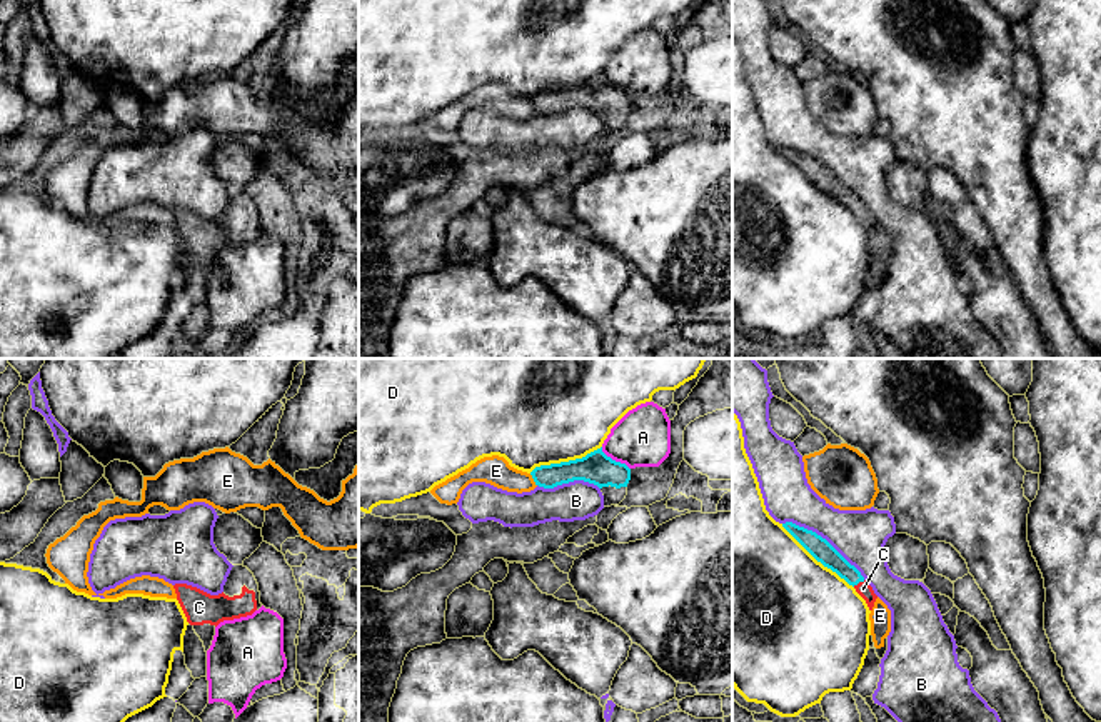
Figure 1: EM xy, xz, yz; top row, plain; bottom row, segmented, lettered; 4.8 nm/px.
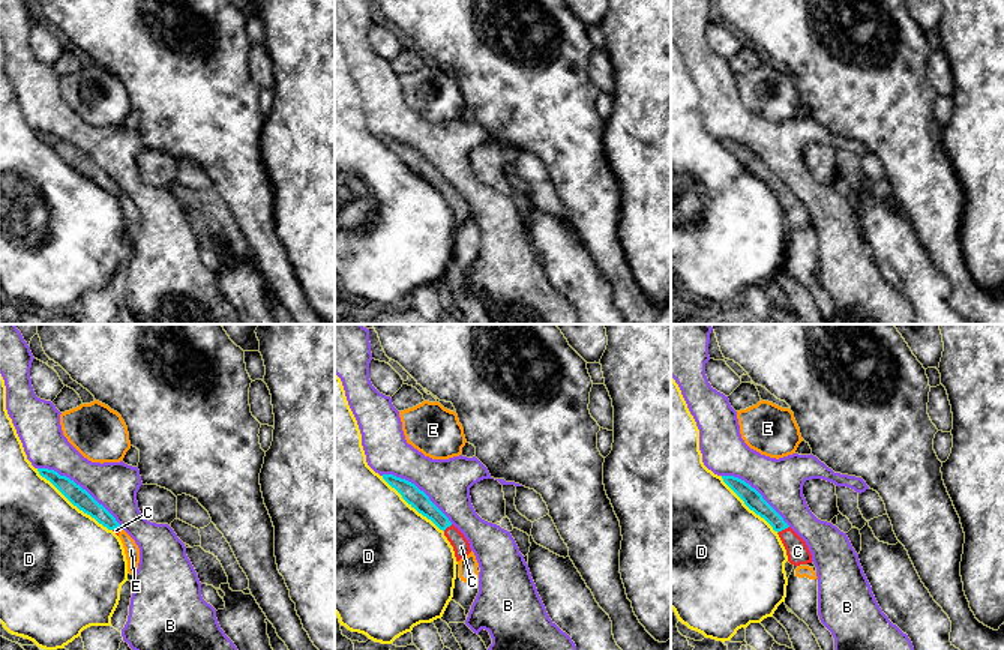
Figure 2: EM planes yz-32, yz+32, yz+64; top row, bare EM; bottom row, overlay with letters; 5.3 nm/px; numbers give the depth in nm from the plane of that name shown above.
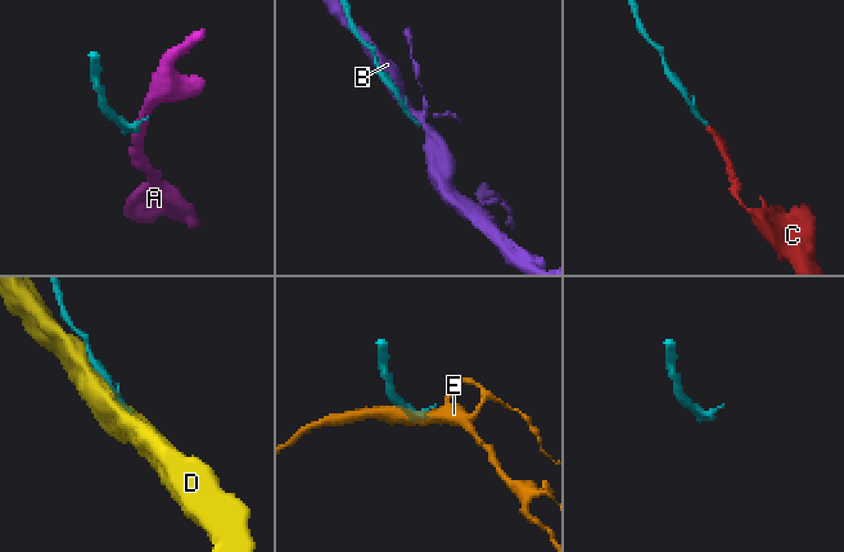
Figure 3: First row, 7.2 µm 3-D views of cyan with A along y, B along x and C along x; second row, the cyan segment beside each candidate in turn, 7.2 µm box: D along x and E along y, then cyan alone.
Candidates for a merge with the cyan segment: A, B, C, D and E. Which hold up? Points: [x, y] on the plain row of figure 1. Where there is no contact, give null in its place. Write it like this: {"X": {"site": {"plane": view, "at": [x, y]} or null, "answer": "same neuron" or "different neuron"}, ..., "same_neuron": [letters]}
{"A": {"site": {"plane": "xz", "at": [614, 87]}, "answer": "different neuron"}, "B": {"site": {"plane": "yz", "at": [824, 165]}, "answer": "different neuron"}, "C": {"site": {"plane": "yz", "at": [858, 209]}, "answer": "same neuron"}, "D": {"site": {"plane": "yz", "at": [818, 187]}, "answer": "different neuron"}, "E": {"site": {"plane": "xz", "at": [534, 107]}, "answer": "different neuron"}, "same_neuron": ["C"]}

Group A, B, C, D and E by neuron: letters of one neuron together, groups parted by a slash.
A / B / C / D / E

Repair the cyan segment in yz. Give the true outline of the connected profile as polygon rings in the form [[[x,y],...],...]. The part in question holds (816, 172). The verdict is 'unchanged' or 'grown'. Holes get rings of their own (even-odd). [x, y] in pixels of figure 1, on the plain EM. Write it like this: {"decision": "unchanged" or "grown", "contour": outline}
{"decision": "grown", "contour": [[[792,148],[782,150],[782,153],[824,193],[836,198],[856,218],[866,227],[869,237],[872,237],[877,222],[872,213],[864,207],[861,198],[851,192],[826,165],[812,157],[799,153]]]}

